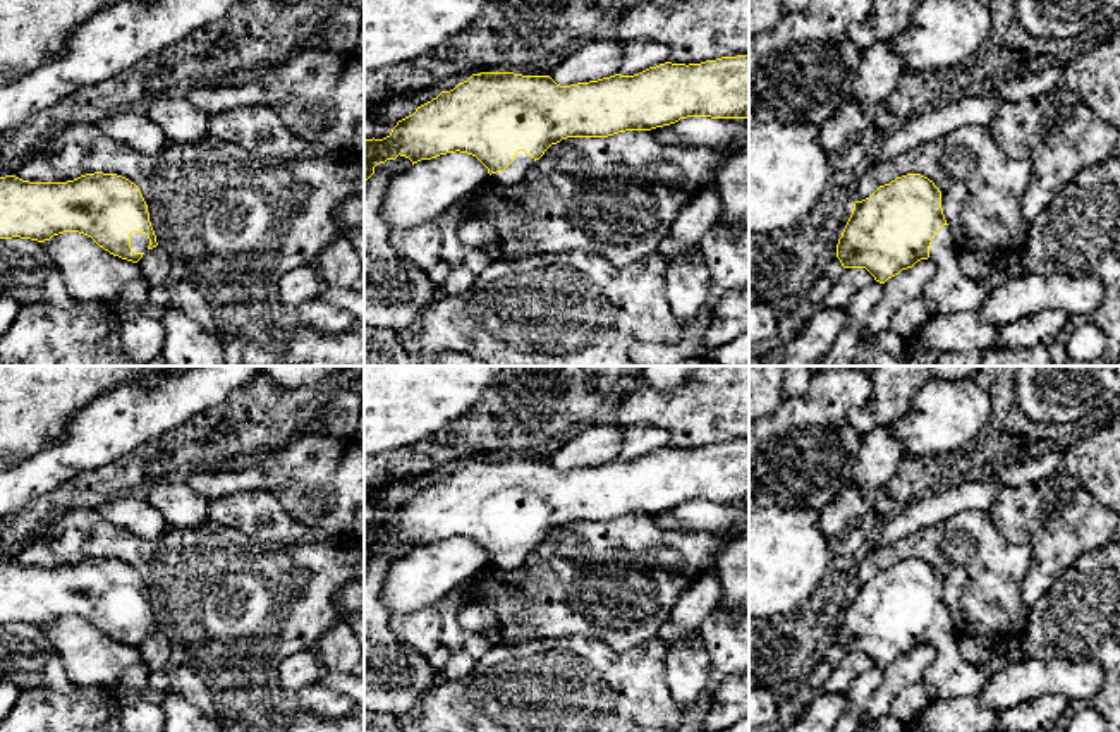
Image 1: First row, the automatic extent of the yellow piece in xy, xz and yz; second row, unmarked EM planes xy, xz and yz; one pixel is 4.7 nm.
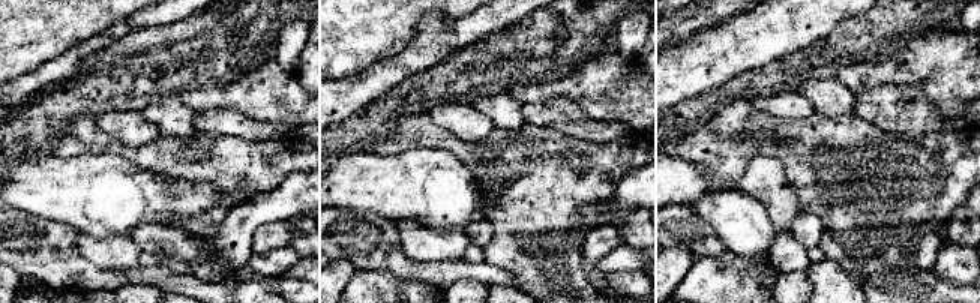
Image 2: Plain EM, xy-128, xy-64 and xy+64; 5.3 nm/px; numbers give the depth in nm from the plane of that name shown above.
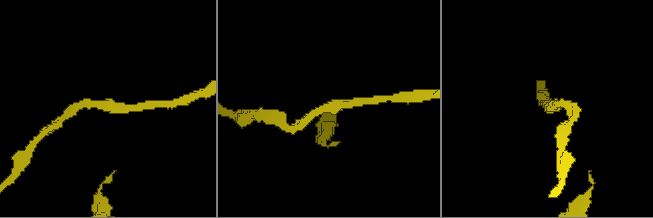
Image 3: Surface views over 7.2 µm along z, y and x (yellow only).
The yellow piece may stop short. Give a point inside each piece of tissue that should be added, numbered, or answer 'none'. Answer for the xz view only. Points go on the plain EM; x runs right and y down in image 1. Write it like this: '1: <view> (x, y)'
1: xz (516, 557)

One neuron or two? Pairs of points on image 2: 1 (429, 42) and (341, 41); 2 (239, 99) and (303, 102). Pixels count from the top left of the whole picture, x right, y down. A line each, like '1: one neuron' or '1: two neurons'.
1: two neurons
2: one neuron

